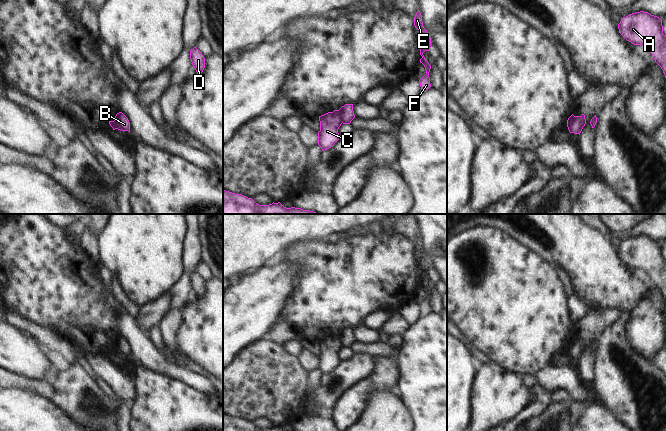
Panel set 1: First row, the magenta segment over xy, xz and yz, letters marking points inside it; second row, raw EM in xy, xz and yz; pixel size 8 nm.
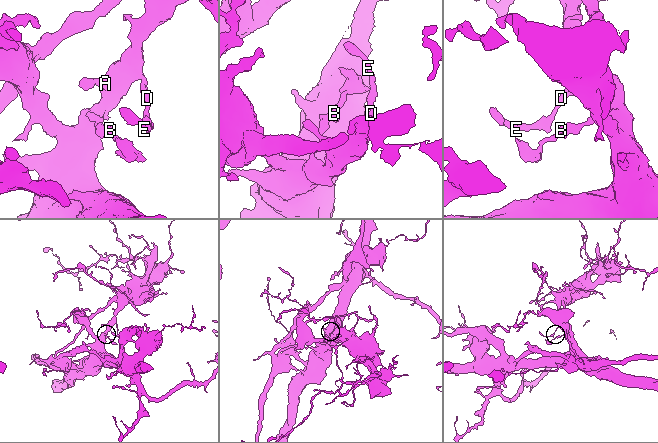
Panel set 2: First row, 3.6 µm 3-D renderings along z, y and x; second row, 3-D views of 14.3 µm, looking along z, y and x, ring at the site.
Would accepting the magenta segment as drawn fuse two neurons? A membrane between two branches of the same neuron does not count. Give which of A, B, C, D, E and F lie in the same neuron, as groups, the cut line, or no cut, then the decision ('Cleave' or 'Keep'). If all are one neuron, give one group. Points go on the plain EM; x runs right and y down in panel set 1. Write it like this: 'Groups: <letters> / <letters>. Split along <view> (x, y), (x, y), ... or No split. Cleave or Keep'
Groups: A C D E F / B. Split along xz (337, 334), (342, 346). Cleave

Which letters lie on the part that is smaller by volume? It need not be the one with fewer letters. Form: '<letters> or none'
B

